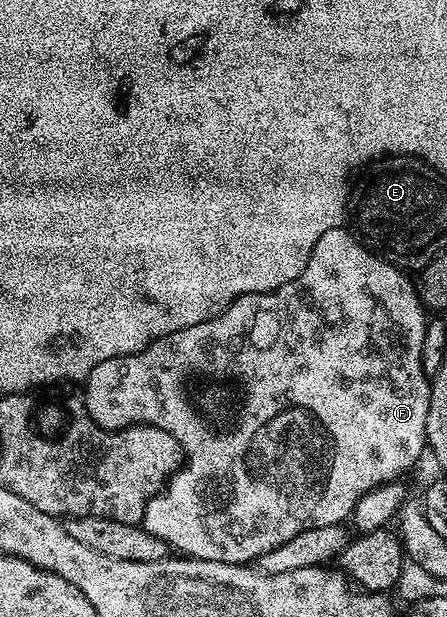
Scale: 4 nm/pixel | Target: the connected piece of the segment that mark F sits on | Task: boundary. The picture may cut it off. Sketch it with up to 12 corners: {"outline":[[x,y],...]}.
{"outline":[[348,229],[95,364],[170,551],[256,563],[426,453],[427,311]]}

